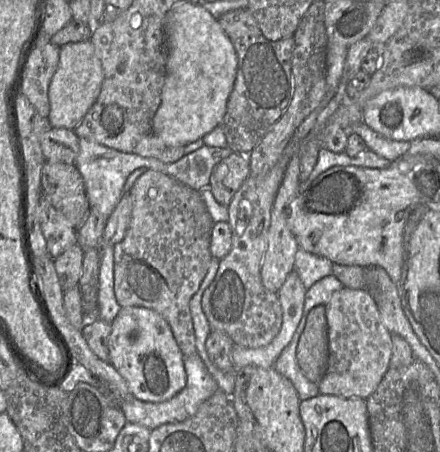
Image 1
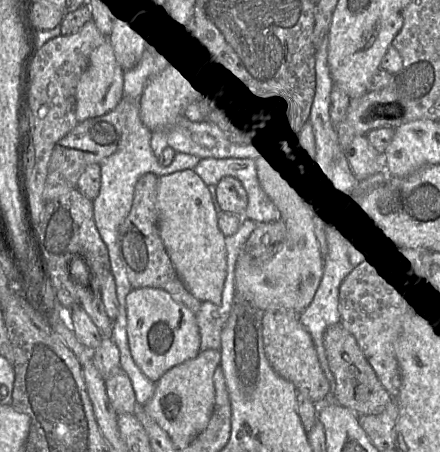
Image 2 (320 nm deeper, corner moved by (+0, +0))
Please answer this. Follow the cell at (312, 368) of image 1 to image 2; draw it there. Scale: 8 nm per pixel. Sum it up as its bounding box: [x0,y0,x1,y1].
[323,322,394,416]

